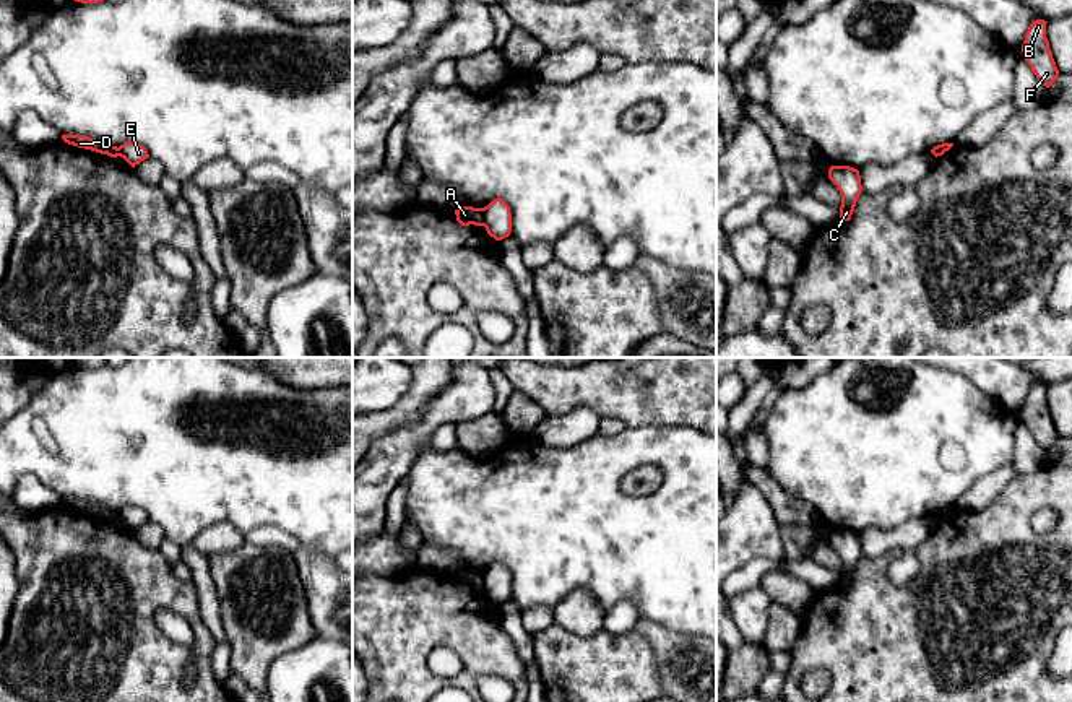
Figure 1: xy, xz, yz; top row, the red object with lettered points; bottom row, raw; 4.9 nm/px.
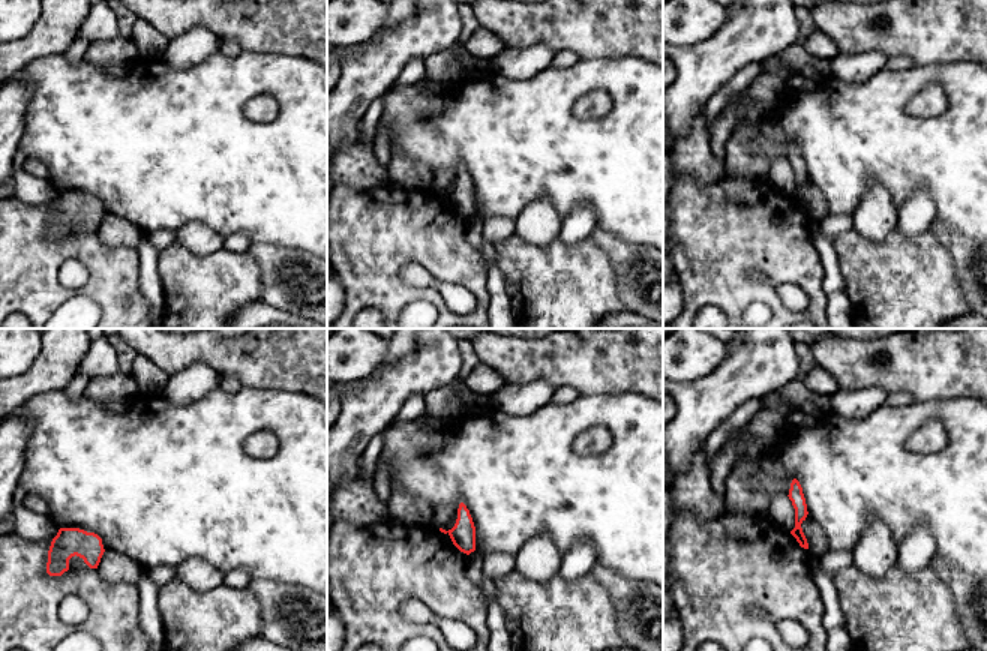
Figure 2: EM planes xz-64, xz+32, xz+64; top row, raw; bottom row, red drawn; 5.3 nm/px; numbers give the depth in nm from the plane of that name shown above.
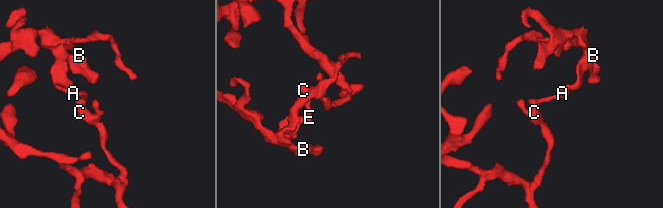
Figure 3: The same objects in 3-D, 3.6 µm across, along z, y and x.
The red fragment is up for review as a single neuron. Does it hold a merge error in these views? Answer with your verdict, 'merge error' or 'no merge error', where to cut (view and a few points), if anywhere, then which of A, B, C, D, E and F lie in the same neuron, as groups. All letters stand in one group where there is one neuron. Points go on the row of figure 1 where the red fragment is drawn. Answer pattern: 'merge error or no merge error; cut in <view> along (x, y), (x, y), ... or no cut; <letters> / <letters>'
merge error; cut in xz along (481, 208), (484, 225); A B D F / C E

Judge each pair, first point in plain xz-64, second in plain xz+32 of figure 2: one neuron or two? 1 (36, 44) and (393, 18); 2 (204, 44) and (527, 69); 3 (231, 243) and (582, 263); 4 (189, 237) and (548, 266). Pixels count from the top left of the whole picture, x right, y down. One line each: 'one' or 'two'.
1: one
2: one
3: two
4: two

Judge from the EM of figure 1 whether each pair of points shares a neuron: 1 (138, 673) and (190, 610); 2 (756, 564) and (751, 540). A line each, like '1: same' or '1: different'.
1: same
2: different

